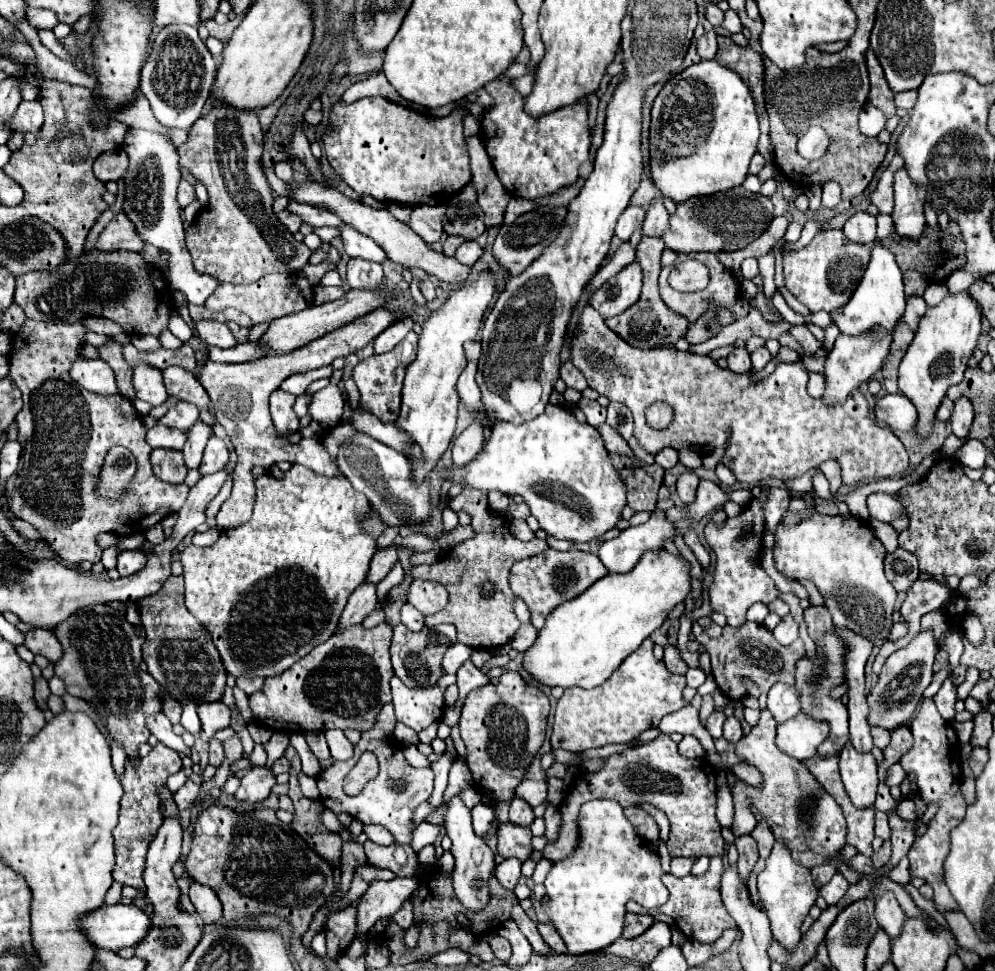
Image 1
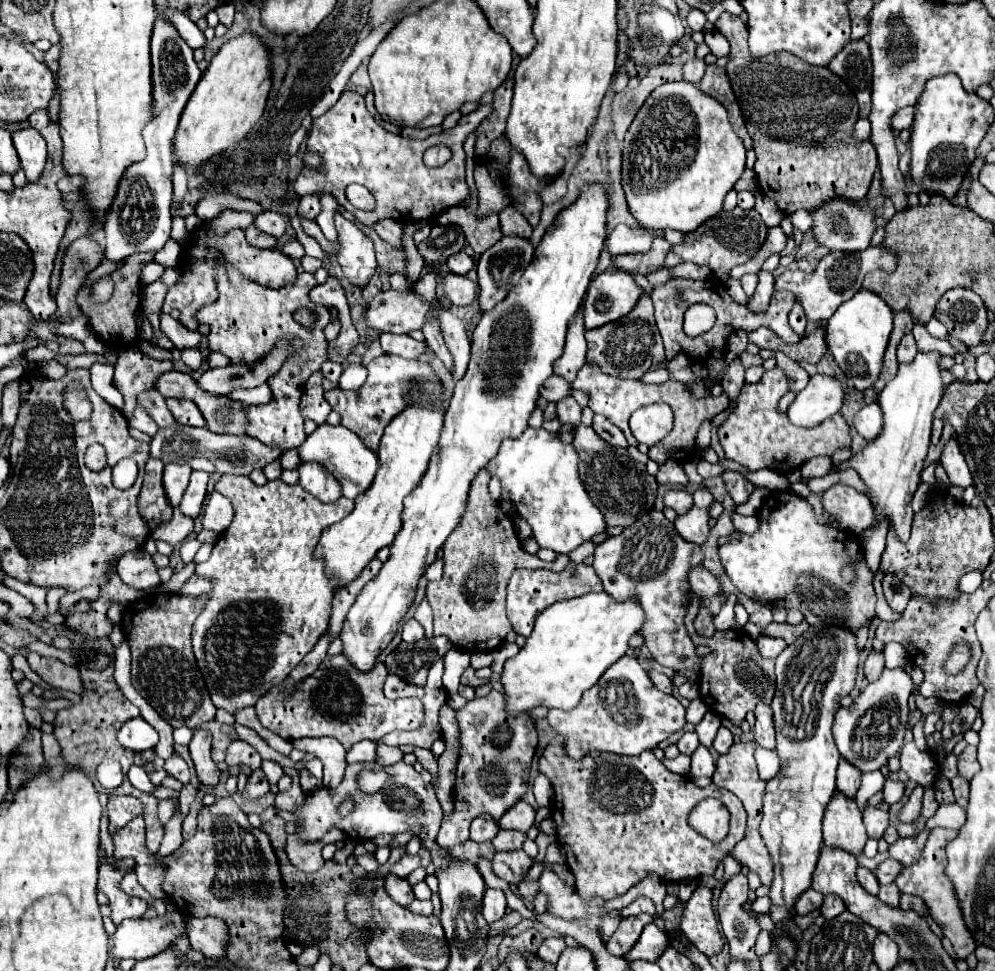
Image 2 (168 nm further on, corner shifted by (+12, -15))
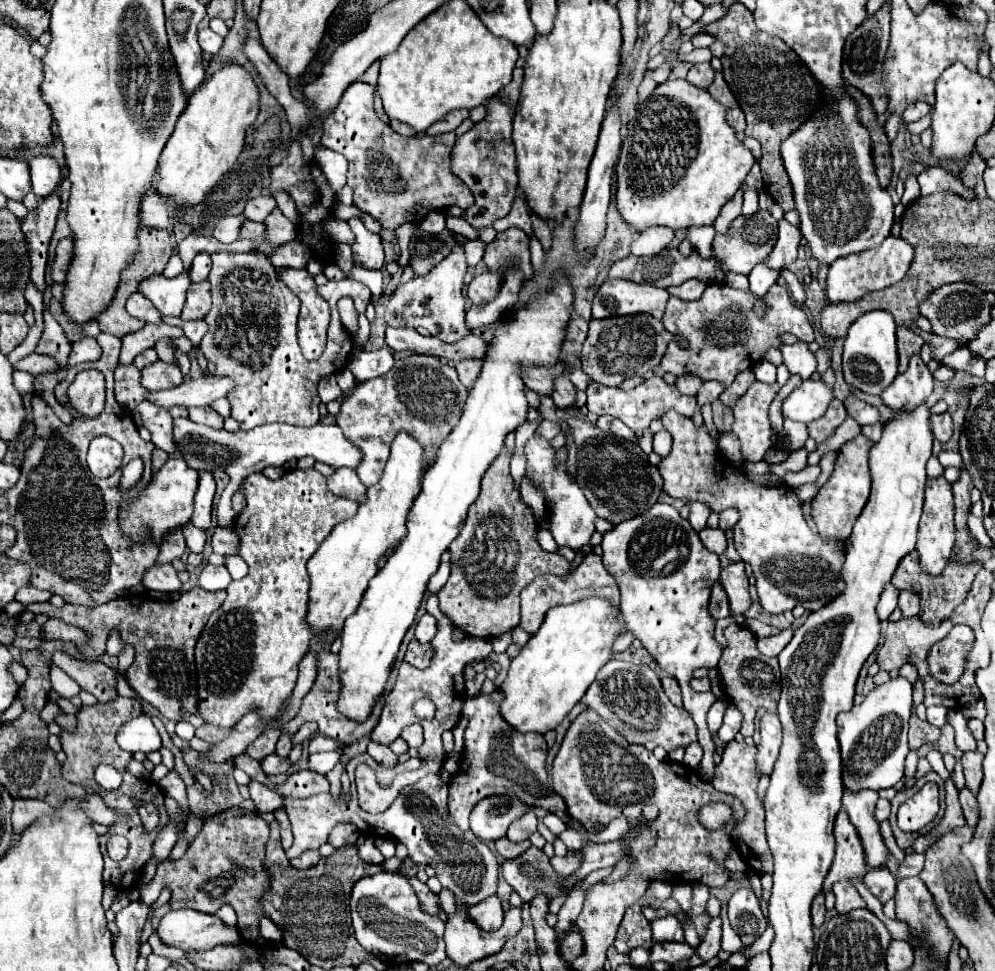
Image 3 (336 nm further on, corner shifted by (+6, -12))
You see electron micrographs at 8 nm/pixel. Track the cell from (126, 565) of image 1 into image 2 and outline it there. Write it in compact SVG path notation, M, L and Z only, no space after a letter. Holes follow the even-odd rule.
M144 549L124 553L118 561L118 575L132 589L154 589L162 583L152 555Z

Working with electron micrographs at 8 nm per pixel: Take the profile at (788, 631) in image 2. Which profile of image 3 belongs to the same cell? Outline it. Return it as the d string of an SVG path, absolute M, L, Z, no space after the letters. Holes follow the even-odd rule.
M746 620L744 622L746 628L750 628L754 632L756 638L766 638L766 636L772 636L772 634L778 634L782 632L782 628L776 628L776 626L770 626L770 624L764 624L760 620Z

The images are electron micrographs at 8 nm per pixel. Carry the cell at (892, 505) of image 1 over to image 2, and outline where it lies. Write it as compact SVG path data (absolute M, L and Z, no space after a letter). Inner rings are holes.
M836 483L822 495L824 515L830 521L836 521L840 529L850 529L862 533L868 523L872 523L872 505L870 499L856 491L854 487Z

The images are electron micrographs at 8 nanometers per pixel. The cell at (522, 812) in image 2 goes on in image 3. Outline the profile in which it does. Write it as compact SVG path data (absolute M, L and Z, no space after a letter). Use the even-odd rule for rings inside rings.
M528 808L518 820L514 820L514 822L510 824L506 836L508 836L512 842L528 840L528 836L530 836L532 832L536 832L536 822L538 822L538 818L536 818L536 814L534 814L534 808Z

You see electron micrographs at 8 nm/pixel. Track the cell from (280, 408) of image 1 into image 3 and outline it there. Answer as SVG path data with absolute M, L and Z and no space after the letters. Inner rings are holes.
M216 252L212 254L208 280L212 284L212 310L204 320L210 330L202 338L200 350L206 360L216 364L216 374L226 374L236 382L228 400L232 404L232 416L240 422L240 428L250 430L268 422L298 426L318 424L318 382L322 376L342 370L354 348L350 334L340 324L336 302L342 296L352 296L357 312L364 313L370 304L370 288L350 278L340 282L328 280L322 286L322 298L330 300L332 320L324 354L310 362L302 356L296 338L300 300L290 292L290 288L286 288L286 284L282 284L282 280L278 280L276 268L268 256ZM236 294L242 294L242 300Z

